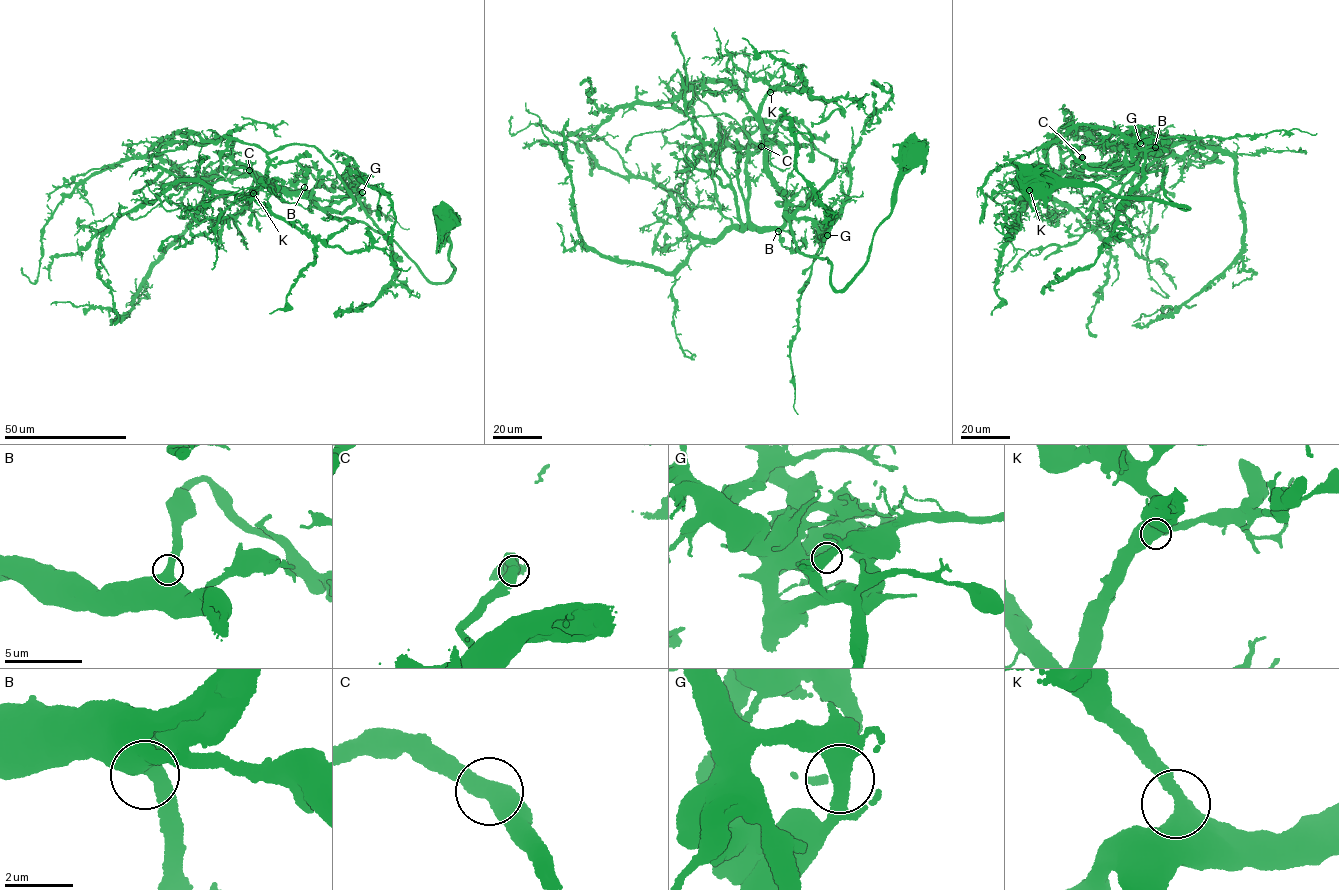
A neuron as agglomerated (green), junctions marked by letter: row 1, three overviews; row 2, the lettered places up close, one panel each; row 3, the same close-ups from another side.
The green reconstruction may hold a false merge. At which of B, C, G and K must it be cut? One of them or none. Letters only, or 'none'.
none

